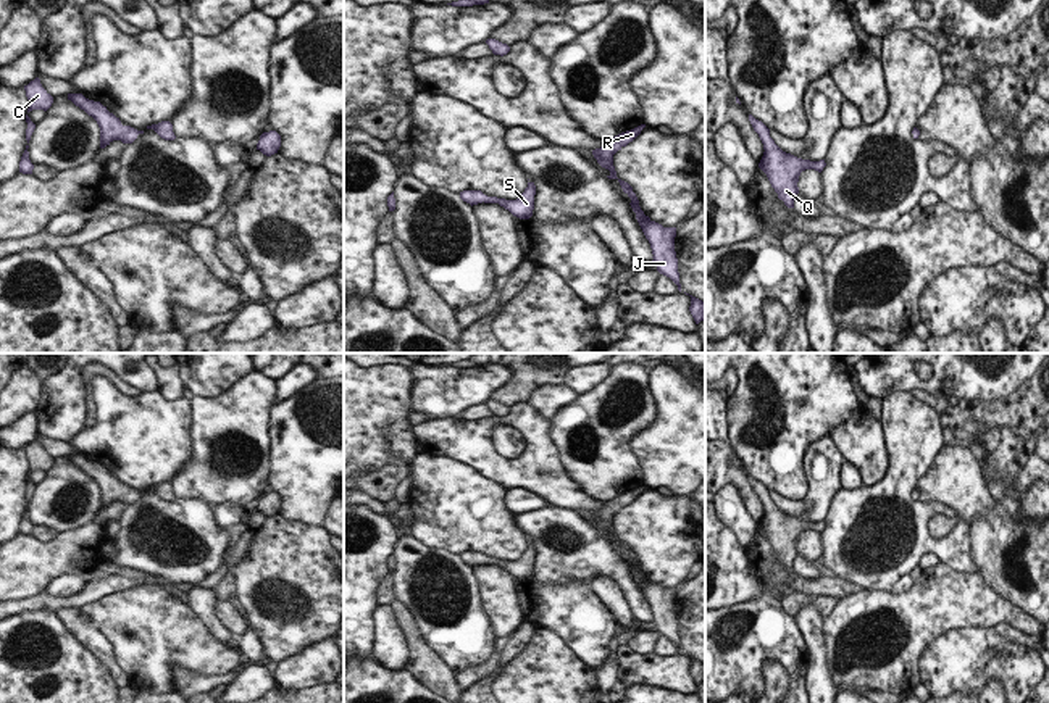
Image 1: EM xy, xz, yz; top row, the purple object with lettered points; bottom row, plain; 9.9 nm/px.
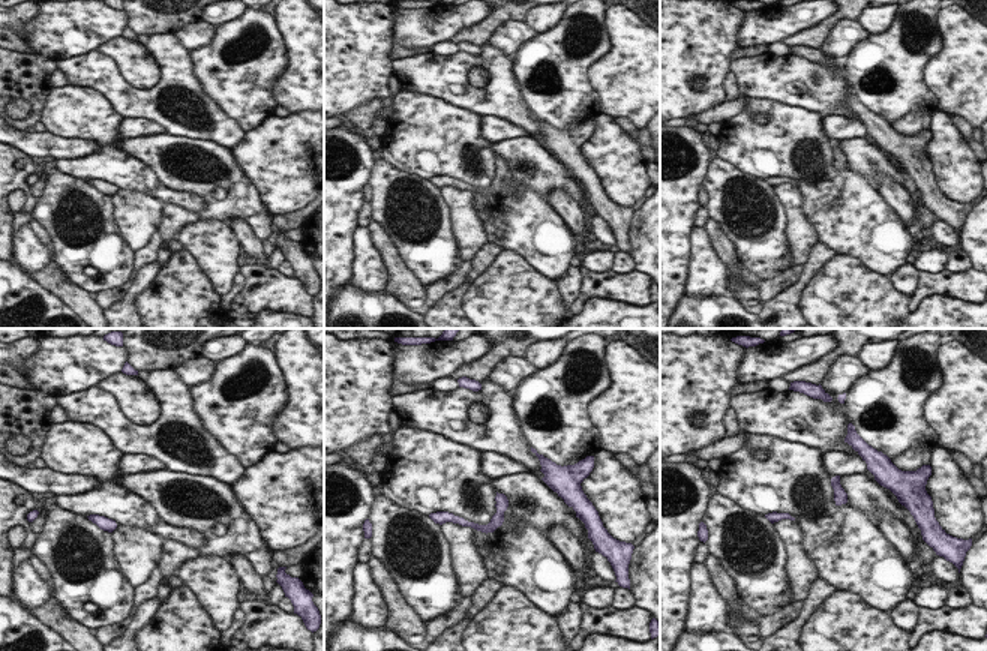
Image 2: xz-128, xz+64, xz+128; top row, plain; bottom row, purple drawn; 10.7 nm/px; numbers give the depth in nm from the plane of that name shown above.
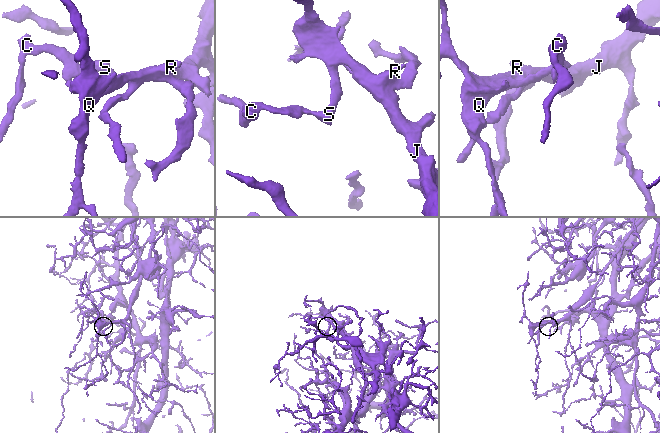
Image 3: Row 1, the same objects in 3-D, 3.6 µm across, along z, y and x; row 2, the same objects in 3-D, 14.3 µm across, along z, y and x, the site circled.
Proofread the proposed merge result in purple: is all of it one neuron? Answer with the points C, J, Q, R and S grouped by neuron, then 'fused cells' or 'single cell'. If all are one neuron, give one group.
groups C J Q R S; single cell

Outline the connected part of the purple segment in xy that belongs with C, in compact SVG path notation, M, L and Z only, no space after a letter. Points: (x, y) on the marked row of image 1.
M36 77L27 85L24 85L24 90L26 90L26 97L29 100L27 113L32 110L47 111L52 106L53 97L42 87L39 77Z

